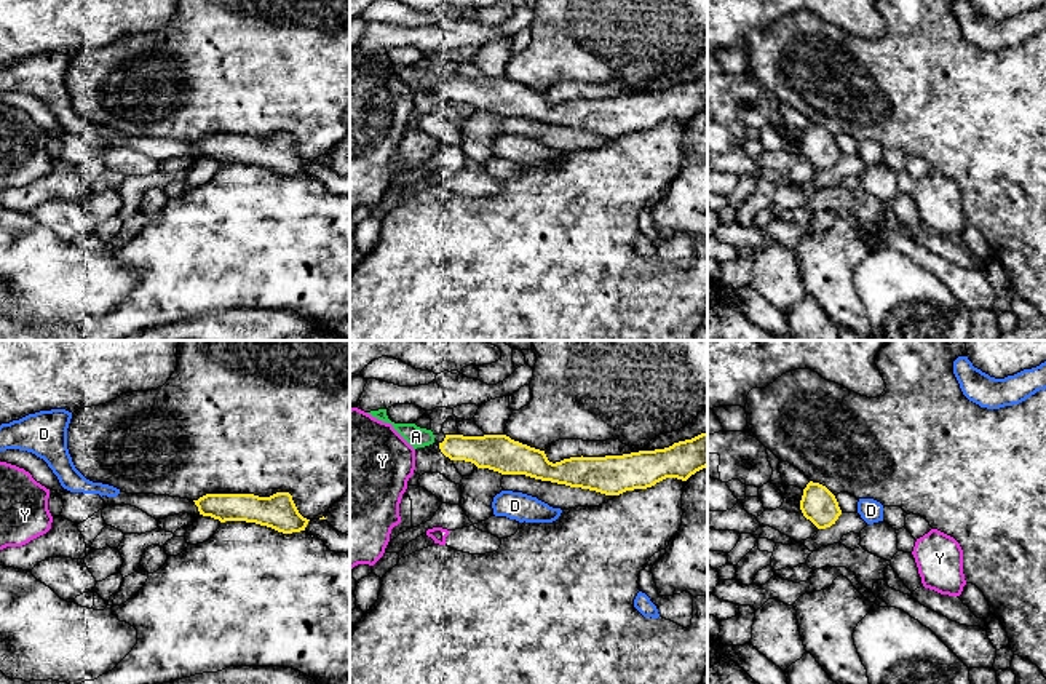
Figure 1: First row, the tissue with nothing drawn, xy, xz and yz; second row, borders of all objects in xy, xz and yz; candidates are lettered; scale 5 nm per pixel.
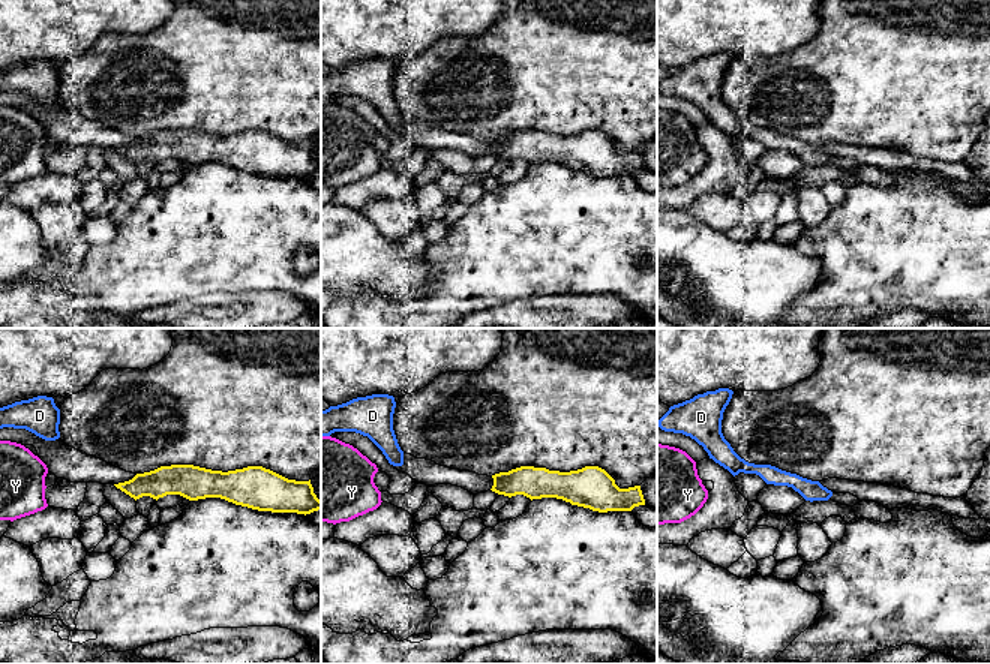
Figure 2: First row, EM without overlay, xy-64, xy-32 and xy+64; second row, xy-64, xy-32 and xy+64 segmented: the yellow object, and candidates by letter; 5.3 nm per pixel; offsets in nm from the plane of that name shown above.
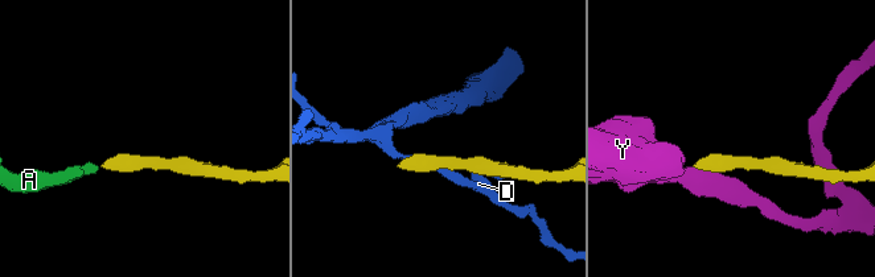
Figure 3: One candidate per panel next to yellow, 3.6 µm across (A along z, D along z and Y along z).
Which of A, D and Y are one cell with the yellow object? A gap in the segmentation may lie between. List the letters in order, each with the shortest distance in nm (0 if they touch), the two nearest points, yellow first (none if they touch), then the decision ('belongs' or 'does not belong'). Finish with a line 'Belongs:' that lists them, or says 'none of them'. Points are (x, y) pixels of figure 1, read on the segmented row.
A: 30 nm | xz (439, 443), (433, 441) | belongs
D: 90 nm | xz (502, 473), (502, 491) | does not belong
Y: 130 nm | xz (439, 448), (414, 449) | does not belong
Belongs: A

